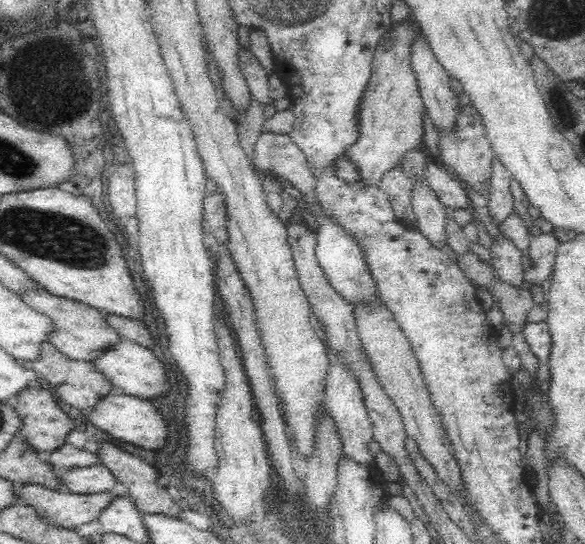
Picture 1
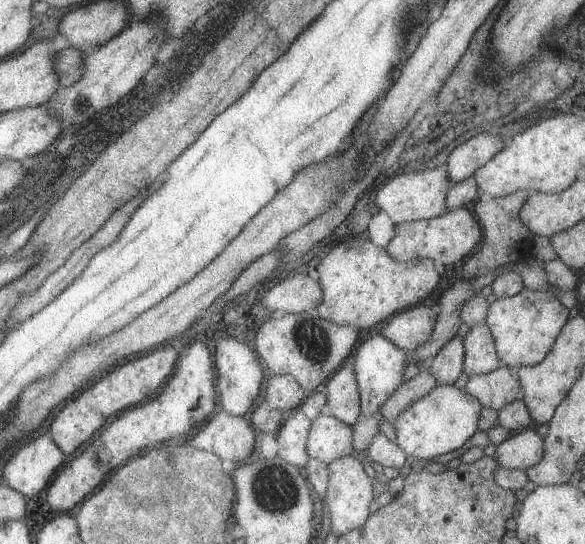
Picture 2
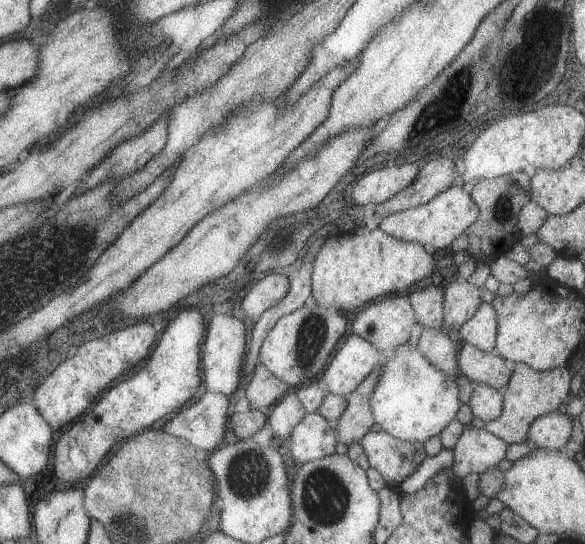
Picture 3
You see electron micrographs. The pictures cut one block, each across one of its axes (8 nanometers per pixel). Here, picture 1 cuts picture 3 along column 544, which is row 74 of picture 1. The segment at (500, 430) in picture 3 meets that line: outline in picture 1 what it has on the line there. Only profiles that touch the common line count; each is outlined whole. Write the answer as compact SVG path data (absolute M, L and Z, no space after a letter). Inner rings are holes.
M411 19L402 20L391 24L388 31L380 38L375 48L371 64L371 75L368 84L361 96L360 106L357 108L357 126L359 126L359 137L354 144L345 148L345 157L351 160L359 168L361 180L355 186L364 186L369 189L378 189L380 180L385 172L394 168L400 162L400 158L422 143L422 119L425 116L425 106L418 87L416 74L411 67L409 52L411 44L418 38L424 37L420 25Z

